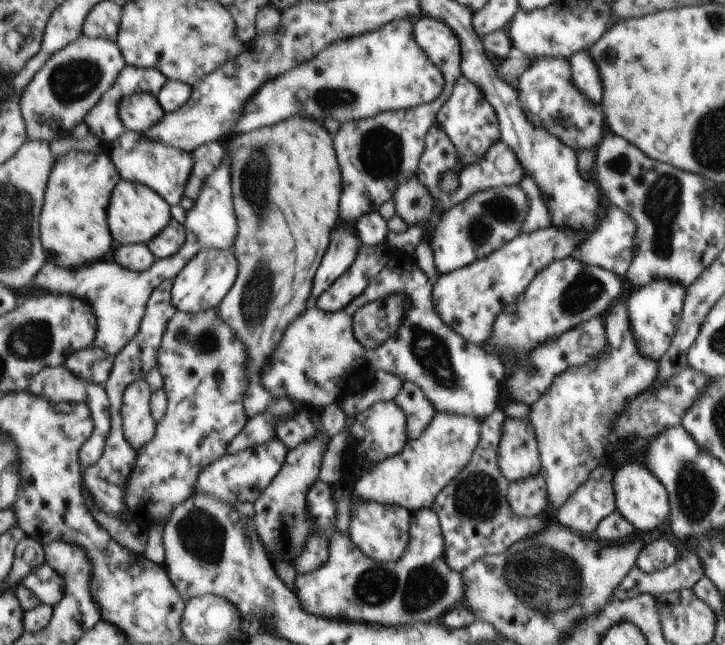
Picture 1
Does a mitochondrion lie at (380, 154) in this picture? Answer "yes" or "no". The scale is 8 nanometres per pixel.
yes

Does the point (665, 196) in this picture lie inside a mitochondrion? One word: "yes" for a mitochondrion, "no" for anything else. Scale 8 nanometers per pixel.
yes

